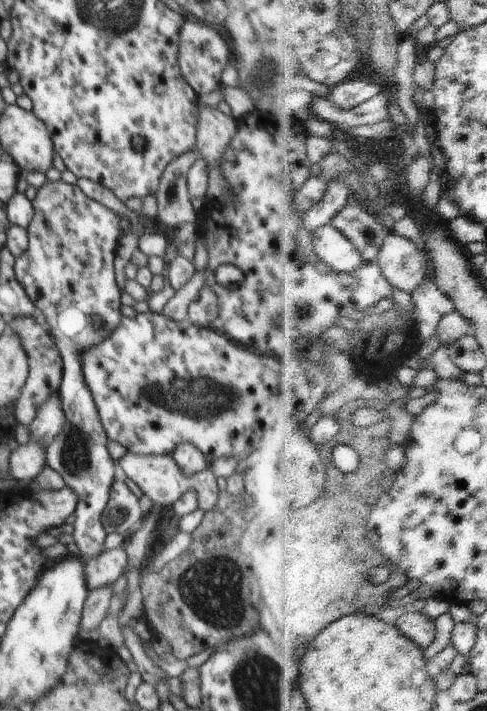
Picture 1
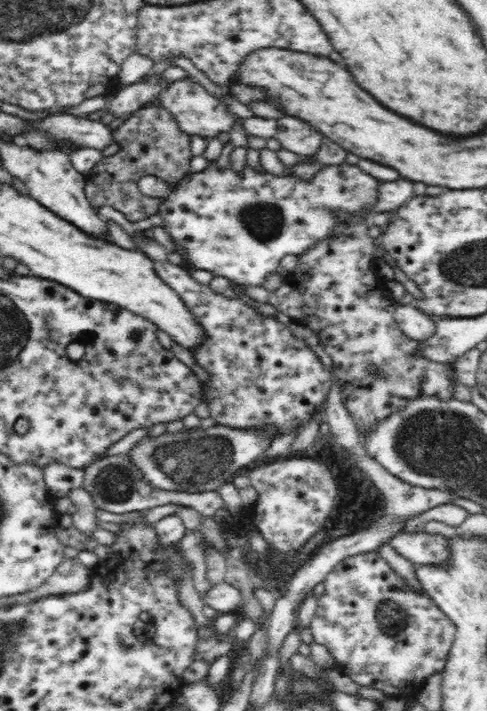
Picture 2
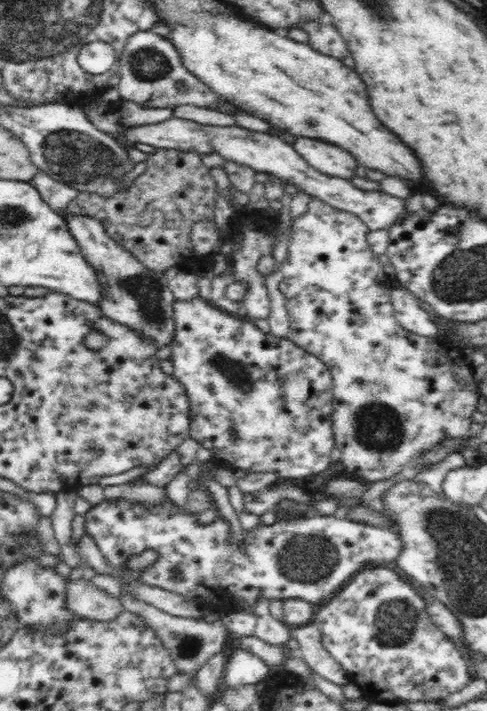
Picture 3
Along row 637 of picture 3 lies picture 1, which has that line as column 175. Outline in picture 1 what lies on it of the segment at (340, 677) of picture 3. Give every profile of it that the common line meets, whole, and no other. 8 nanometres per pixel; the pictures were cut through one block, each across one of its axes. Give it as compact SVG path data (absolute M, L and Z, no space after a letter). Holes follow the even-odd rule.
M207 268L198 270L194 276L176 294L166 302L161 313L170 320L183 321L188 319L188 307L199 295L200 289L206 284L206 273L213 272Z

